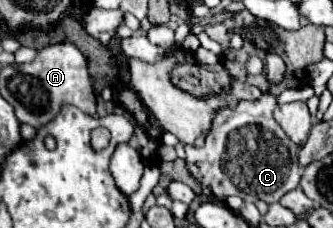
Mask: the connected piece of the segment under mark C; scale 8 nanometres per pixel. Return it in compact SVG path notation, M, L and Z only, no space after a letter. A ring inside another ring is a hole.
M262 94L260 100L242 100L238 106L222 108L216 112L212 128L202 148L186 146L186 164L190 174L212 190L212 196L224 200L228 196L240 196L246 202L264 200L268 204L278 202L286 192L298 188L302 170L298 166L298 146L284 134L272 112L276 108L276 96ZM256 124L266 130L240 130Z

